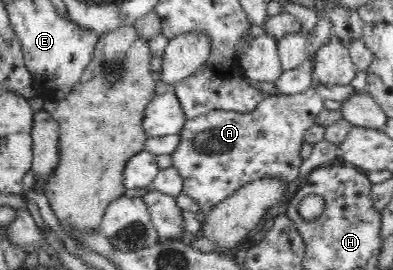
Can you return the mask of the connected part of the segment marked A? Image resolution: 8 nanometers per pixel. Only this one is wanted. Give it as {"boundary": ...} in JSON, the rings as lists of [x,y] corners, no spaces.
{"boundary":[[[317,84],[301,94],[271,95],[265,98],[256,110],[249,113],[233,112],[231,110],[213,110],[208,114],[197,116],[187,121],[180,131],[180,144],[172,156],[172,165],[183,177],[182,194],[189,196],[205,214],[209,214],[227,198],[237,193],[242,186],[263,177],[277,177],[285,183],[294,185],[302,165],[301,148],[304,145],[305,134],[316,124],[315,116],[325,108],[325,100],[340,102],[343,105],[358,91],[353,86],[330,86]]]}

